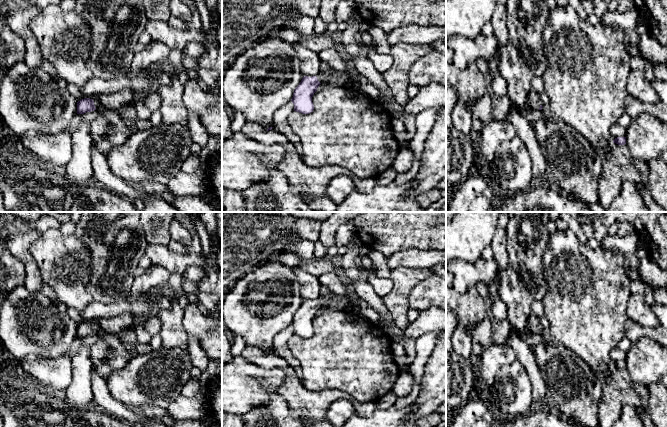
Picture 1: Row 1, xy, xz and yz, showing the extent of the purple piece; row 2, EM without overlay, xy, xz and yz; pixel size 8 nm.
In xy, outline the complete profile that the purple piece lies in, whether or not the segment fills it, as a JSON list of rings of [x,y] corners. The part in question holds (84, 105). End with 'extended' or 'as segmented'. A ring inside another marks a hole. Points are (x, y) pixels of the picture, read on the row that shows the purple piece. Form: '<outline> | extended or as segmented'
[[[84,98],[77,102],[77,114],[84,114],[98,109],[103,109],[103,107],[96,98]]] | extended

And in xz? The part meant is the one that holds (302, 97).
[[[329,68],[328,70],[320,71],[317,76],[304,76],[299,85],[295,88],[291,99],[294,104],[294,111],[302,114],[313,112],[314,105],[312,97],[314,93],[321,83],[325,83],[336,73],[333,68]]] | extended

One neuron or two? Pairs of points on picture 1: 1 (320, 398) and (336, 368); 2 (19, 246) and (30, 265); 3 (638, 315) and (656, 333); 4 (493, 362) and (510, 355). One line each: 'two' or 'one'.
1: two
2: one
3: two
4: one

